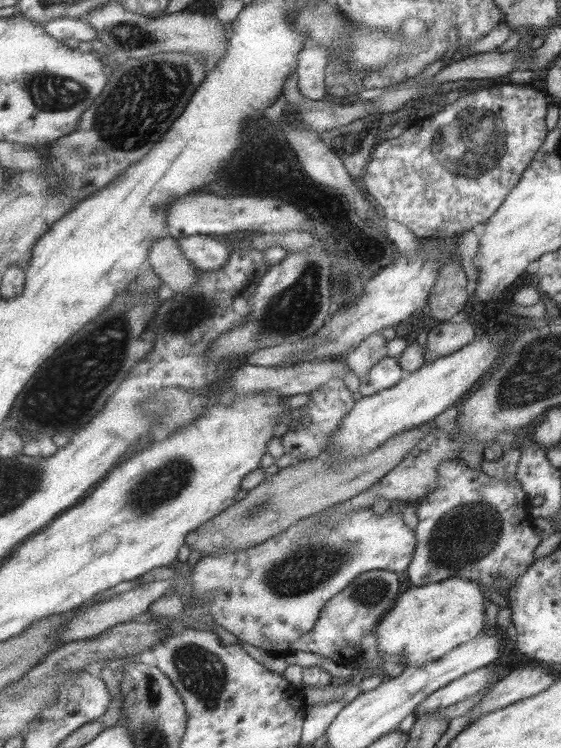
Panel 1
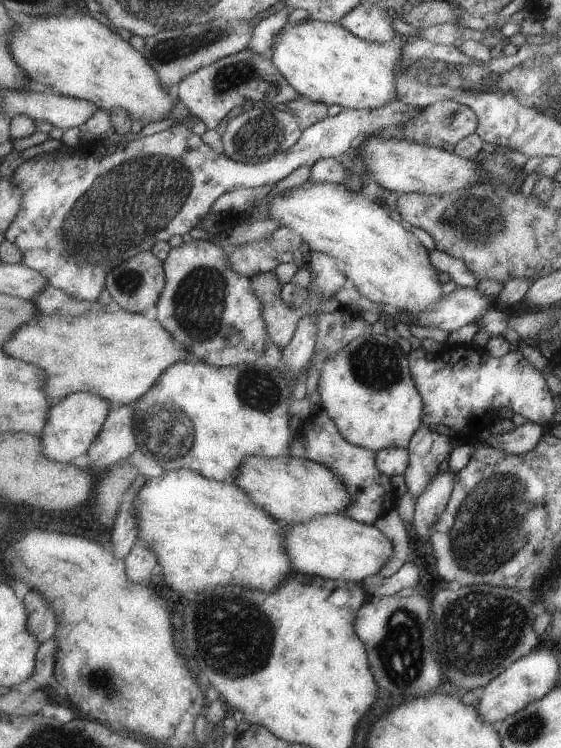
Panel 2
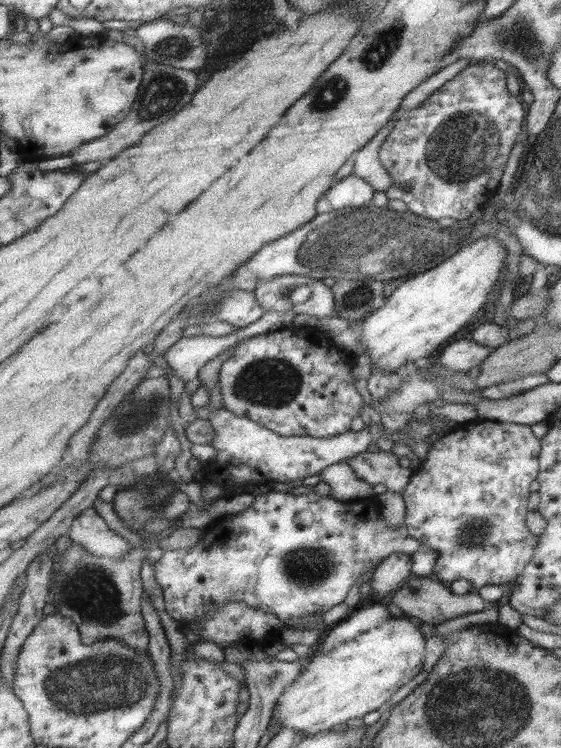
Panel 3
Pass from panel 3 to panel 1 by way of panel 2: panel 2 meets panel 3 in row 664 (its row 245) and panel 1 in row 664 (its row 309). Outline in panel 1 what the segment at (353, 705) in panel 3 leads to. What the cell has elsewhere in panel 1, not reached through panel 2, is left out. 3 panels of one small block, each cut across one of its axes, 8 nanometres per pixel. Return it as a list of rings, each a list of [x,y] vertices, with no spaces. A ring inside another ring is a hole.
[[[459,576],[405,590],[375,630],[377,651],[387,654],[398,667],[405,664],[406,668],[417,668],[441,658],[485,629],[483,603],[488,598],[485,598],[484,592],[477,582]]]

